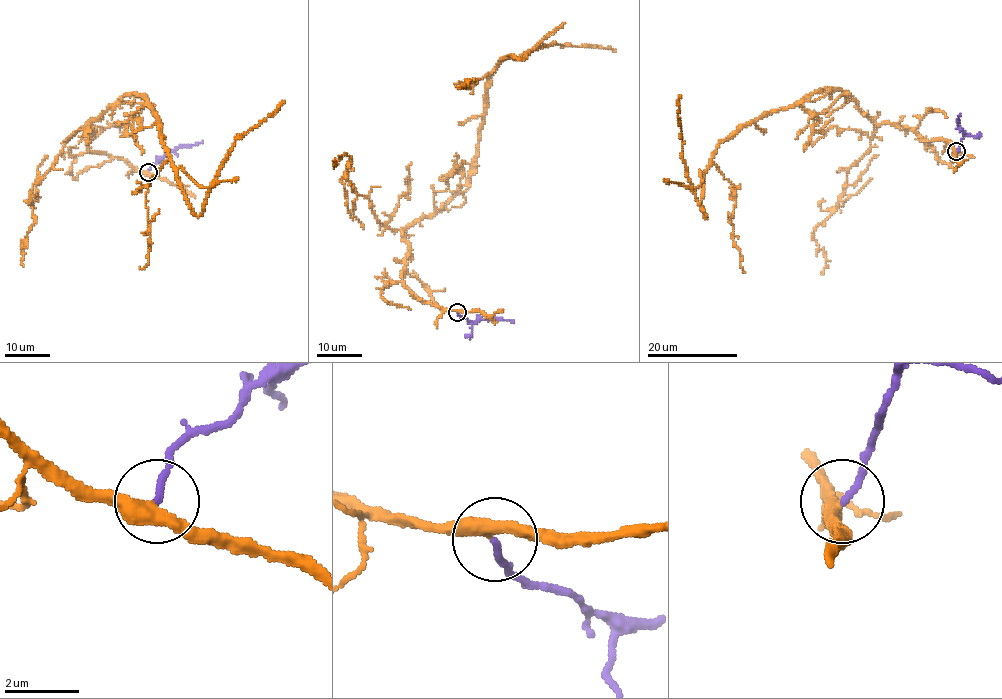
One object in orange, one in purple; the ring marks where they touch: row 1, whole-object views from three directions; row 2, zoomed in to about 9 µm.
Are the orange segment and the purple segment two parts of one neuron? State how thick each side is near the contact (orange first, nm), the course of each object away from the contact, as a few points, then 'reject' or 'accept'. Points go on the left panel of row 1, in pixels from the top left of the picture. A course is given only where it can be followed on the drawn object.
400/170 nm | orange via (147, 172), (89, 150), (85, 127), (123, 95), (140, 94), (154, 109), (198, 215), (233, 143), (285, 101) | purple via (148, 172), (149, 166), (180, 146), (203, 141) | accept

